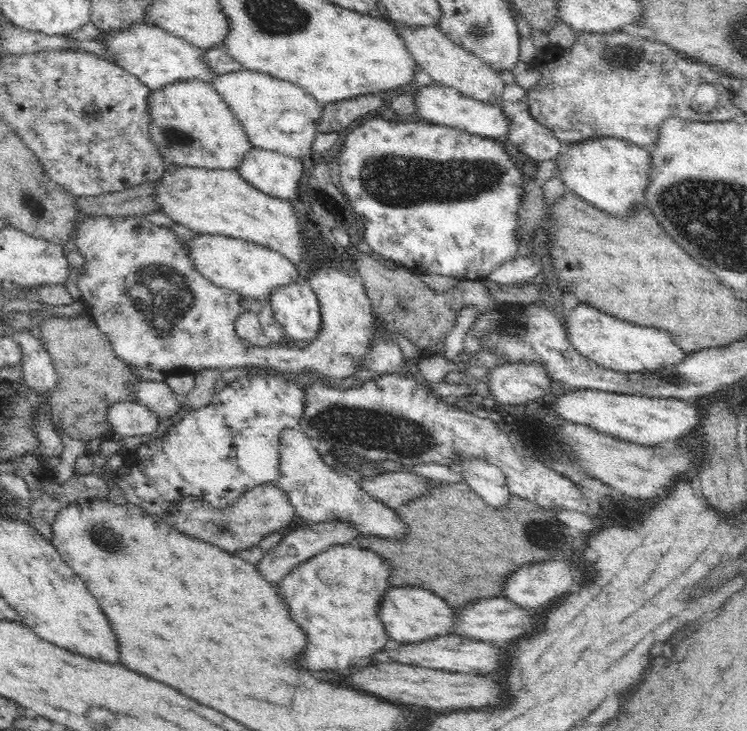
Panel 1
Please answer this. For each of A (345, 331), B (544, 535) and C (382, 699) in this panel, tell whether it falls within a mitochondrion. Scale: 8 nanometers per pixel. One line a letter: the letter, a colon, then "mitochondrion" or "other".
A: other
B: mitochondrion
C: other

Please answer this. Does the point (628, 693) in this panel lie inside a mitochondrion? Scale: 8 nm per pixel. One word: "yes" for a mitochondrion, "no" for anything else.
no

